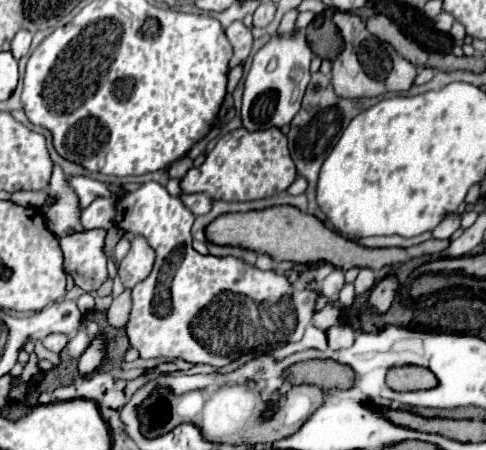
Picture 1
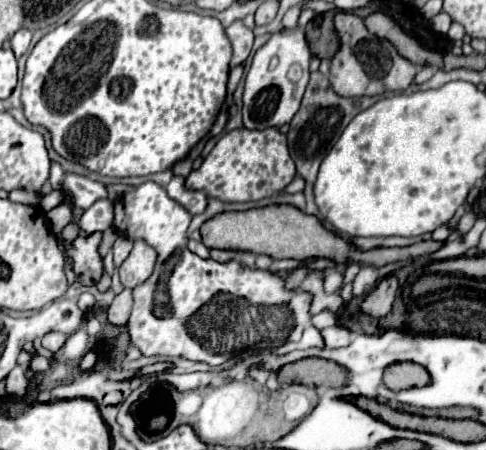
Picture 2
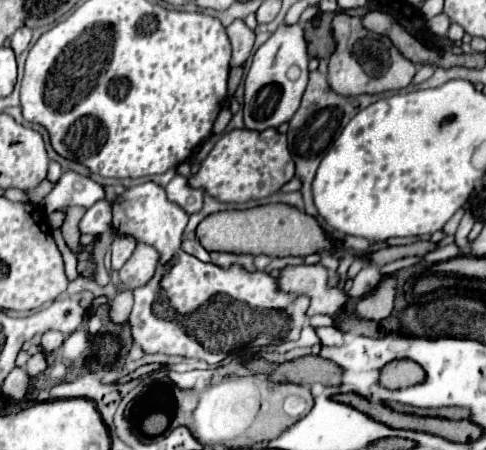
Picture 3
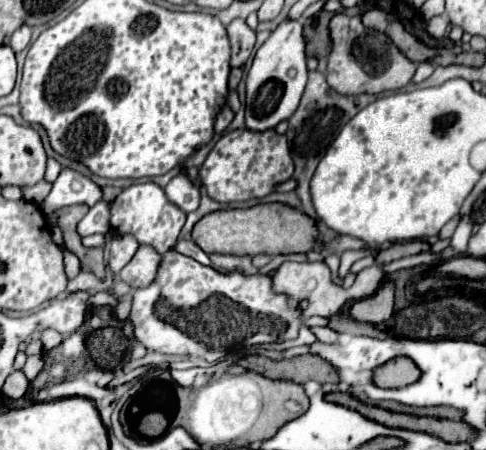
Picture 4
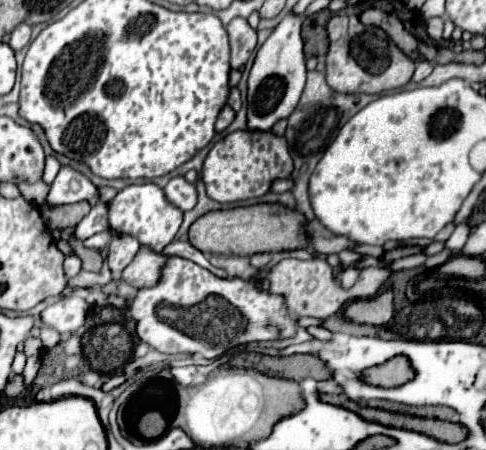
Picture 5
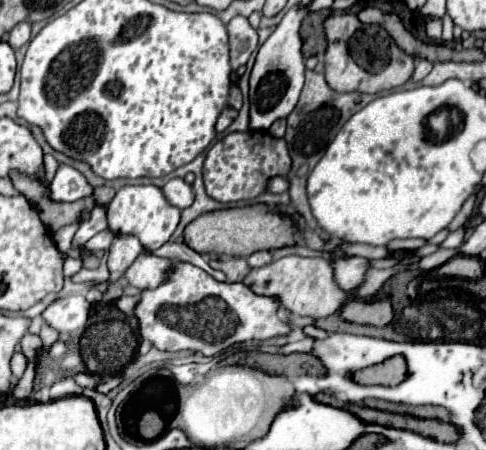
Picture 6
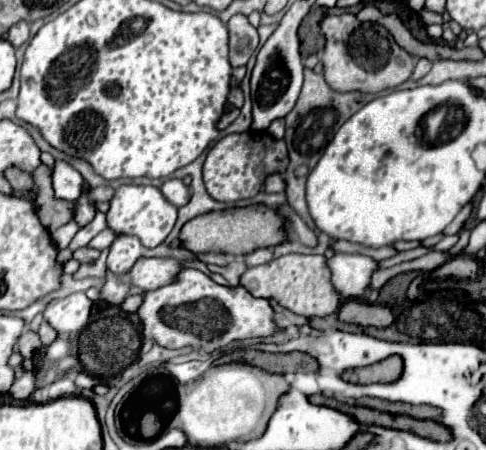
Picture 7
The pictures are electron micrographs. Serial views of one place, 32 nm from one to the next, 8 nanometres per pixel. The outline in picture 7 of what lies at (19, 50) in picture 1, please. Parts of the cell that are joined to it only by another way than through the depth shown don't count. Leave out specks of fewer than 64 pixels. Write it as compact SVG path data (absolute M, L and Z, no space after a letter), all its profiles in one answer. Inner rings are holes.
M24 20L18 22L18 24L14 24L14 26L8 30L8 42L10 42L14 48L22 46L28 38L30 38L30 24L24 22Z

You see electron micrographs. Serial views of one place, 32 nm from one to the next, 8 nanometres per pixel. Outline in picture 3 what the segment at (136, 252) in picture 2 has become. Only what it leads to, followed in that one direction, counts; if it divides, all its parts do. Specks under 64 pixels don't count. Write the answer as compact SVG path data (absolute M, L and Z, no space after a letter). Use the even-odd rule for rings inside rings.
M138 242L132 256L126 260L126 264L120 268L120 280L126 288L134 290L138 286L144 286L150 278L152 278L152 272L156 268L156 262L158 262L158 252L144 244L144 242Z

